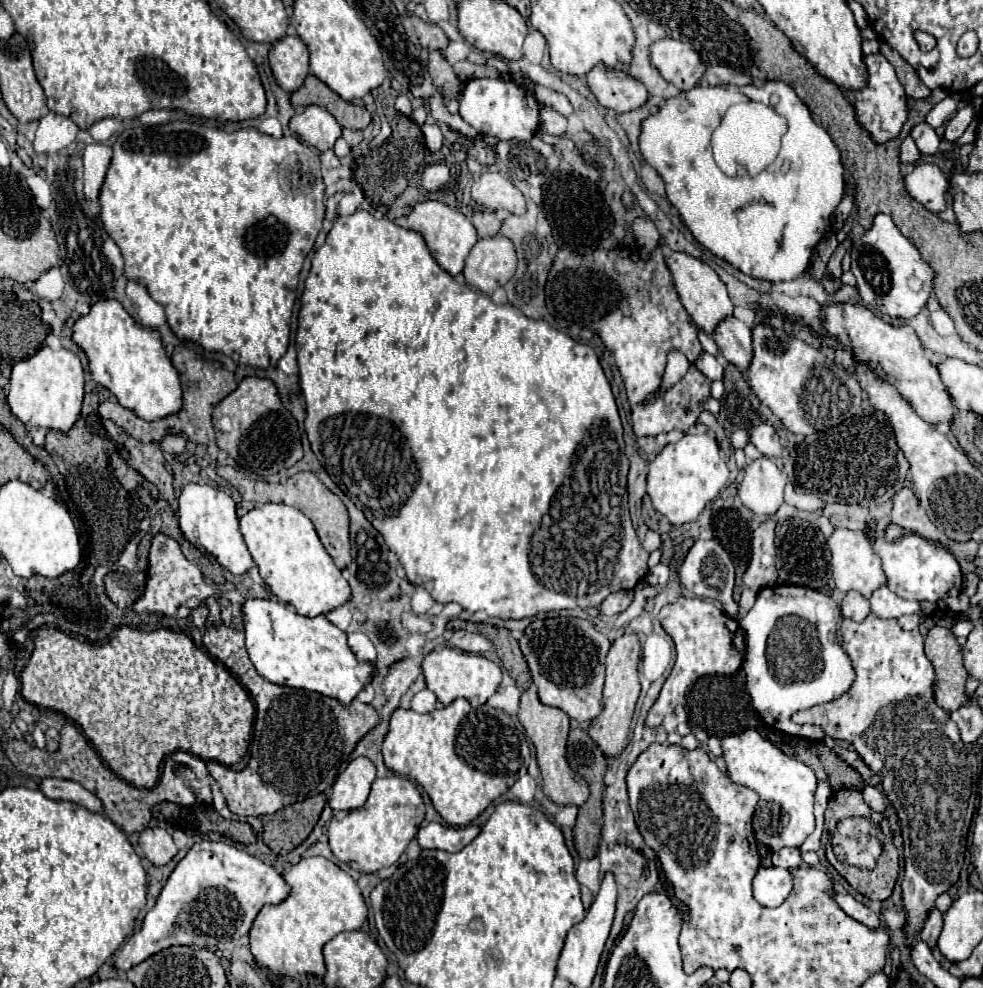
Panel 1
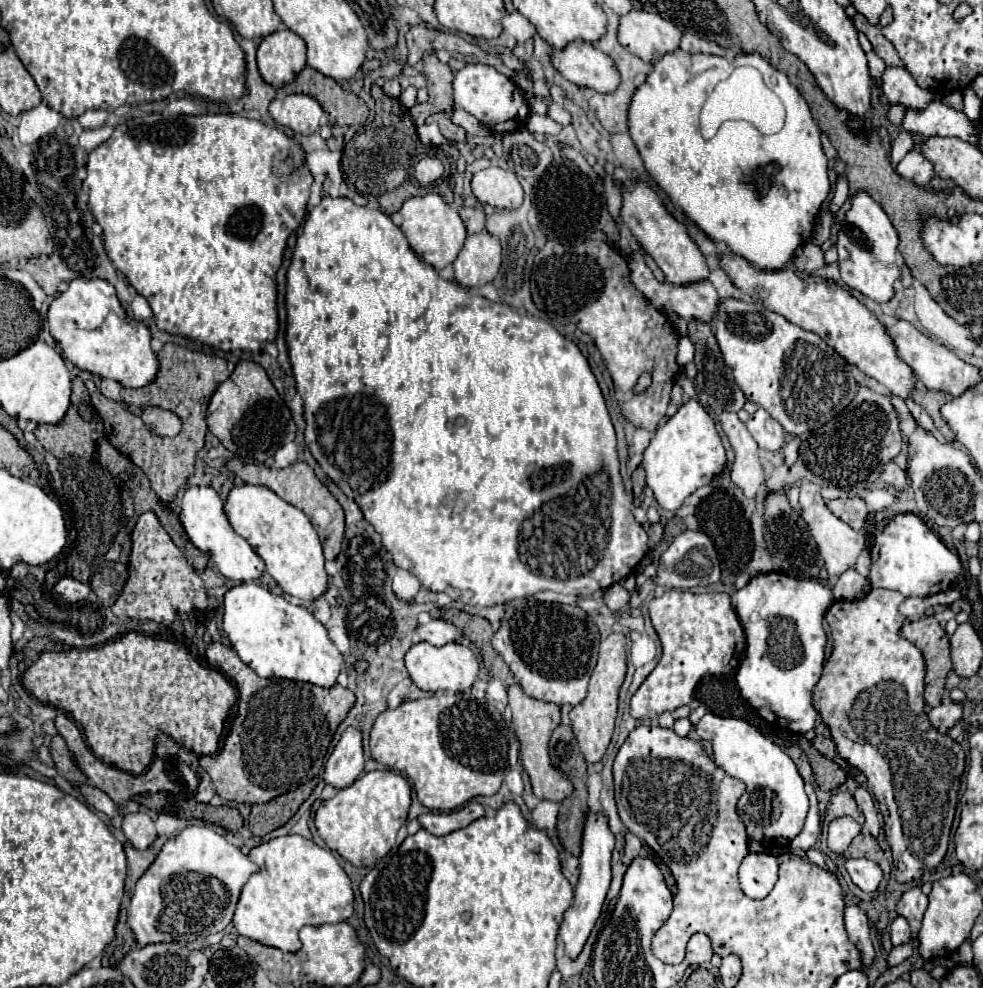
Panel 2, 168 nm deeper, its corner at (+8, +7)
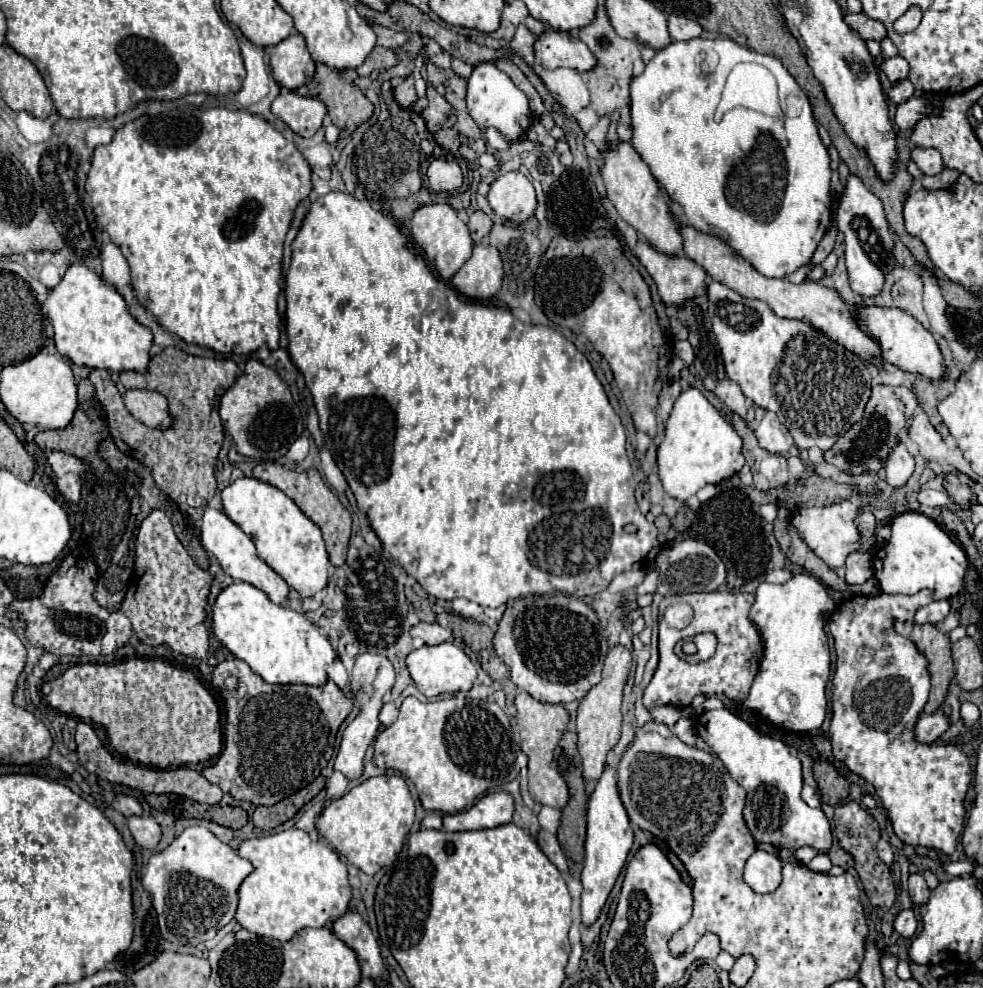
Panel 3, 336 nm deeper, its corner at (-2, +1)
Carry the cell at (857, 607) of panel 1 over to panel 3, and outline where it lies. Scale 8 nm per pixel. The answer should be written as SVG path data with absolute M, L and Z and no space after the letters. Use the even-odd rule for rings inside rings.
M853 551L845 561L847 583L865 583L873 575L873 555L869 551Z

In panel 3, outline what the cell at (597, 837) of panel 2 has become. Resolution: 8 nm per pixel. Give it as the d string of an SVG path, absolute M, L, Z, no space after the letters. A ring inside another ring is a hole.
M607 765L601 779L597 781L597 787L591 793L589 805L587 805L585 863L583 863L583 871L581 871L581 883L583 883L581 917L583 917L585 925L591 925L599 917L599 913L615 885L615 879L619 877L621 869L625 867L631 845L633 845L633 829L631 829L631 821L629 821L627 811L619 797L617 769Z

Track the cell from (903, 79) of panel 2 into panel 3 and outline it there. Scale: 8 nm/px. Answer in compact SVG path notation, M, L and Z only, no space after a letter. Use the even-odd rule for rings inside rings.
M889 57L889 59L885 59L883 63L881 63L881 69L883 69L883 73L887 75L887 79L891 81L891 83L895 83L895 81L899 81L899 79L905 79L907 75L909 75L909 63L903 59L903 57Z

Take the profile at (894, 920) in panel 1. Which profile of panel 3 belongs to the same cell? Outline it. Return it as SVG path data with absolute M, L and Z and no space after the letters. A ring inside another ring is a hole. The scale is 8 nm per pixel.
M911 873L911 875L909 875L909 893L911 893L911 901L913 901L915 905L927 903L929 887L927 887L925 879L923 879L919 873Z

